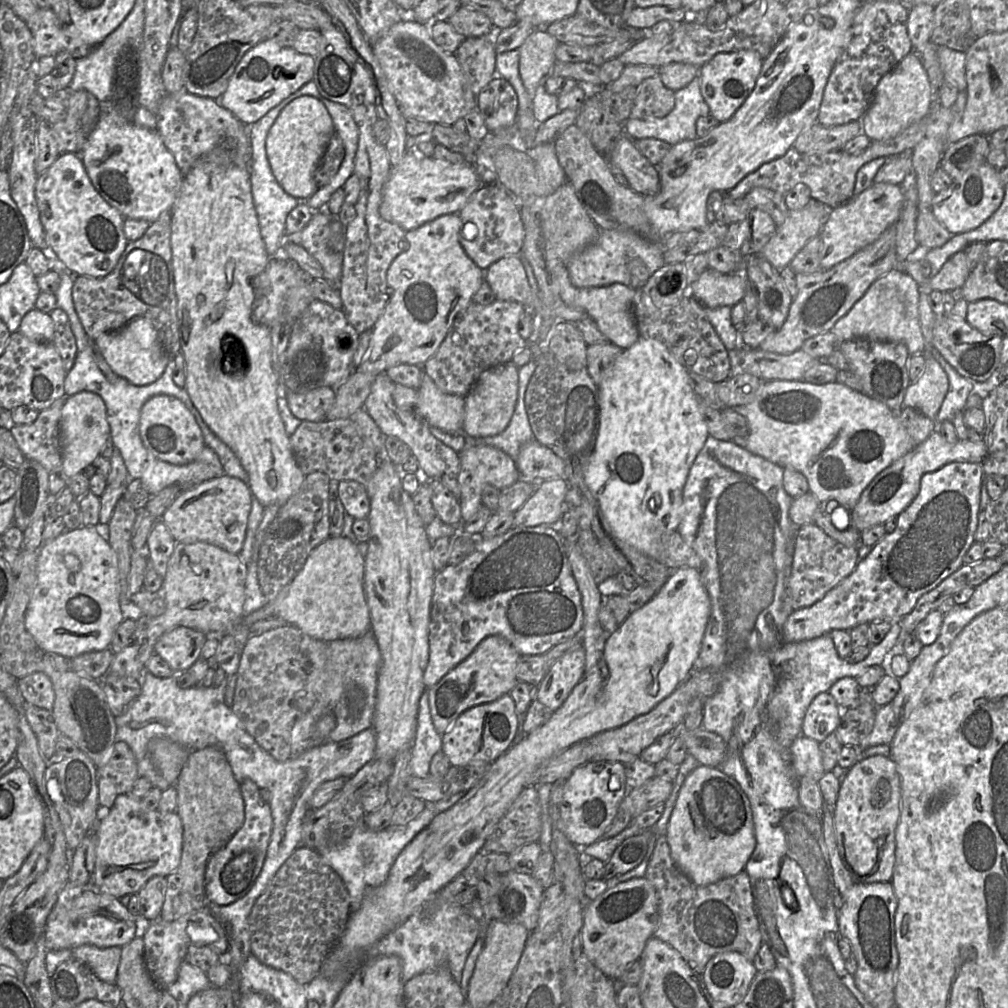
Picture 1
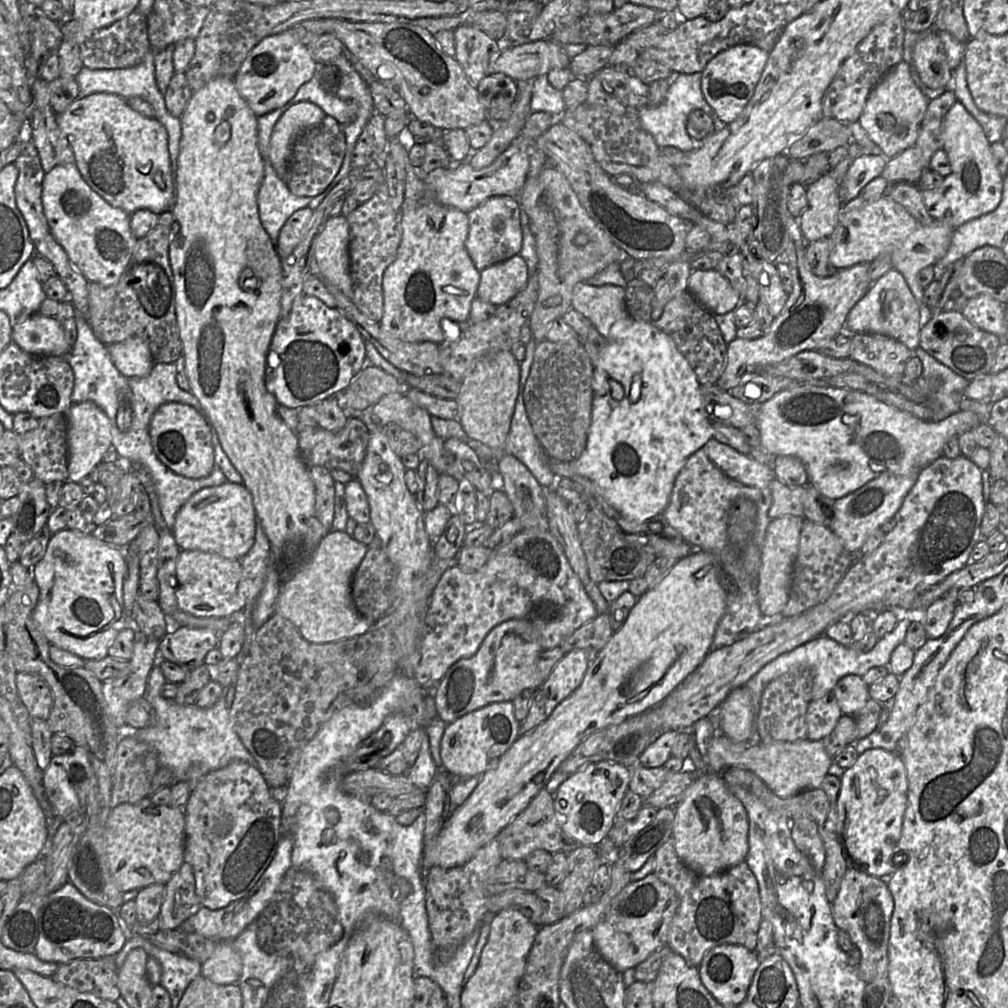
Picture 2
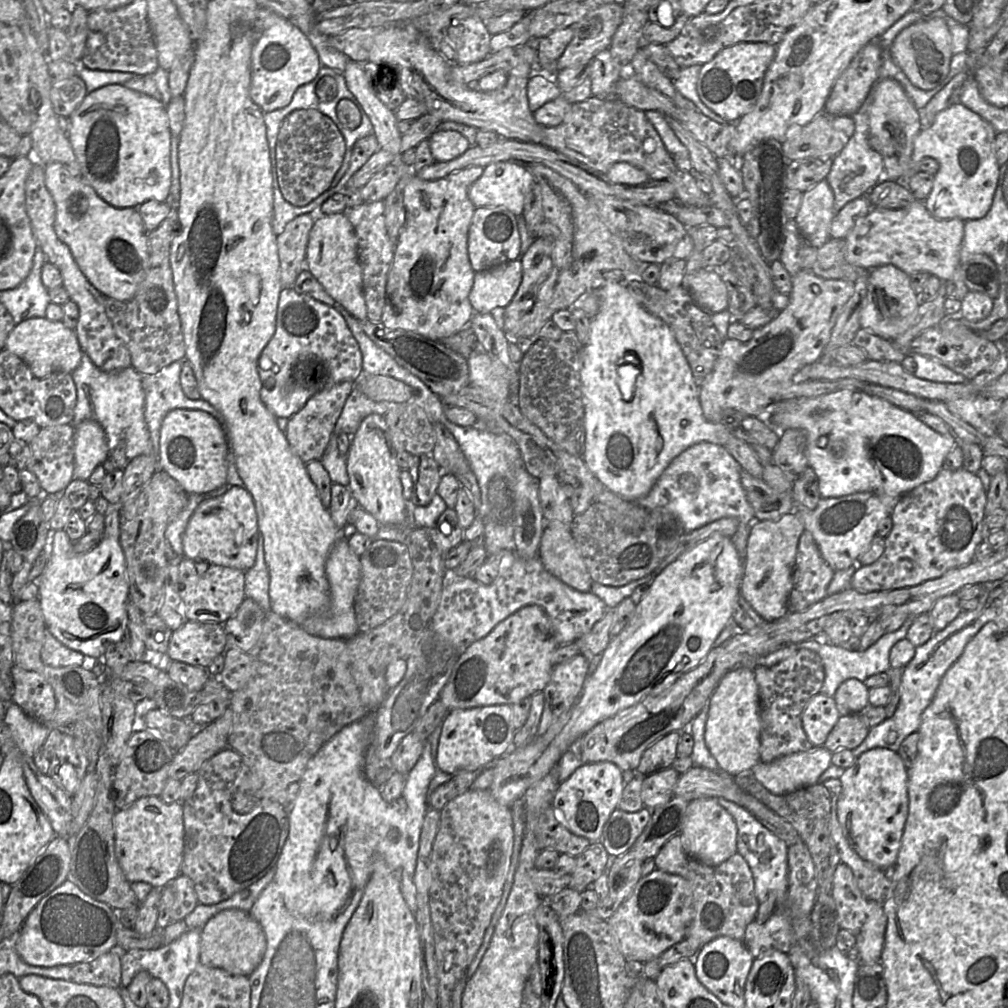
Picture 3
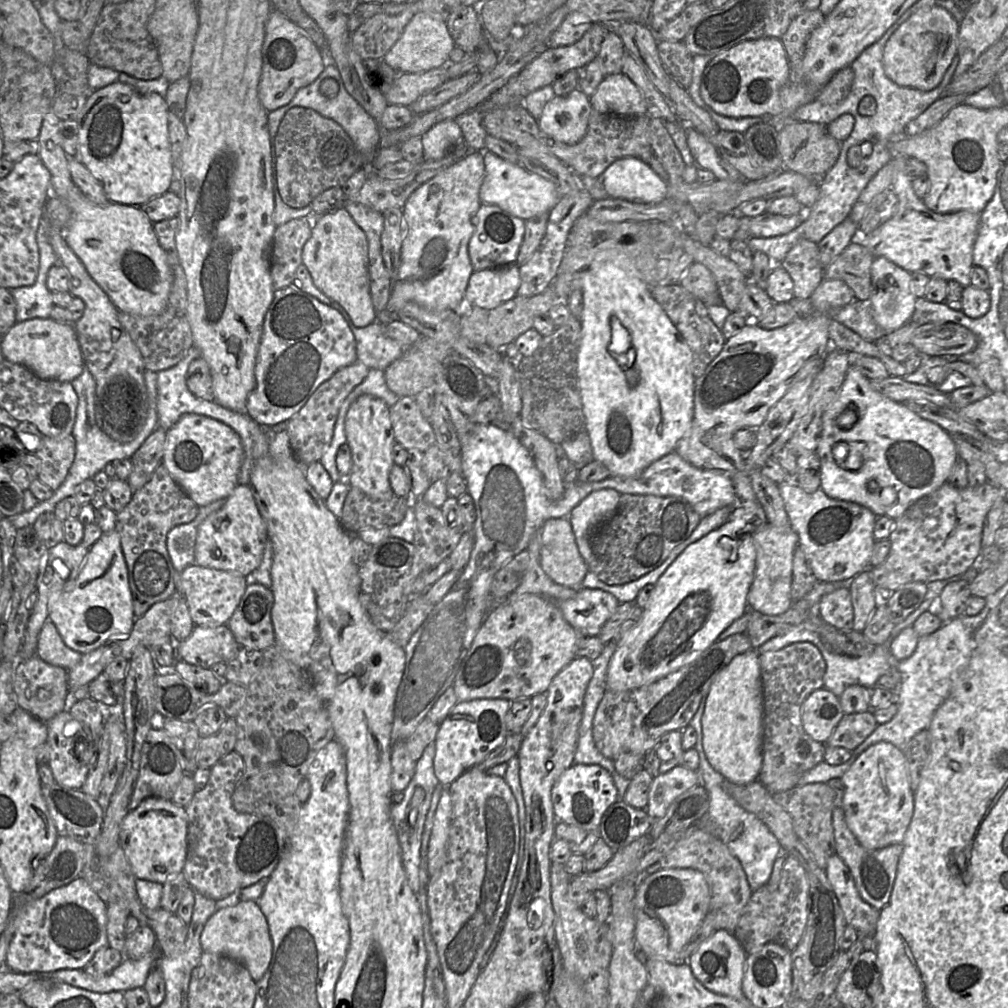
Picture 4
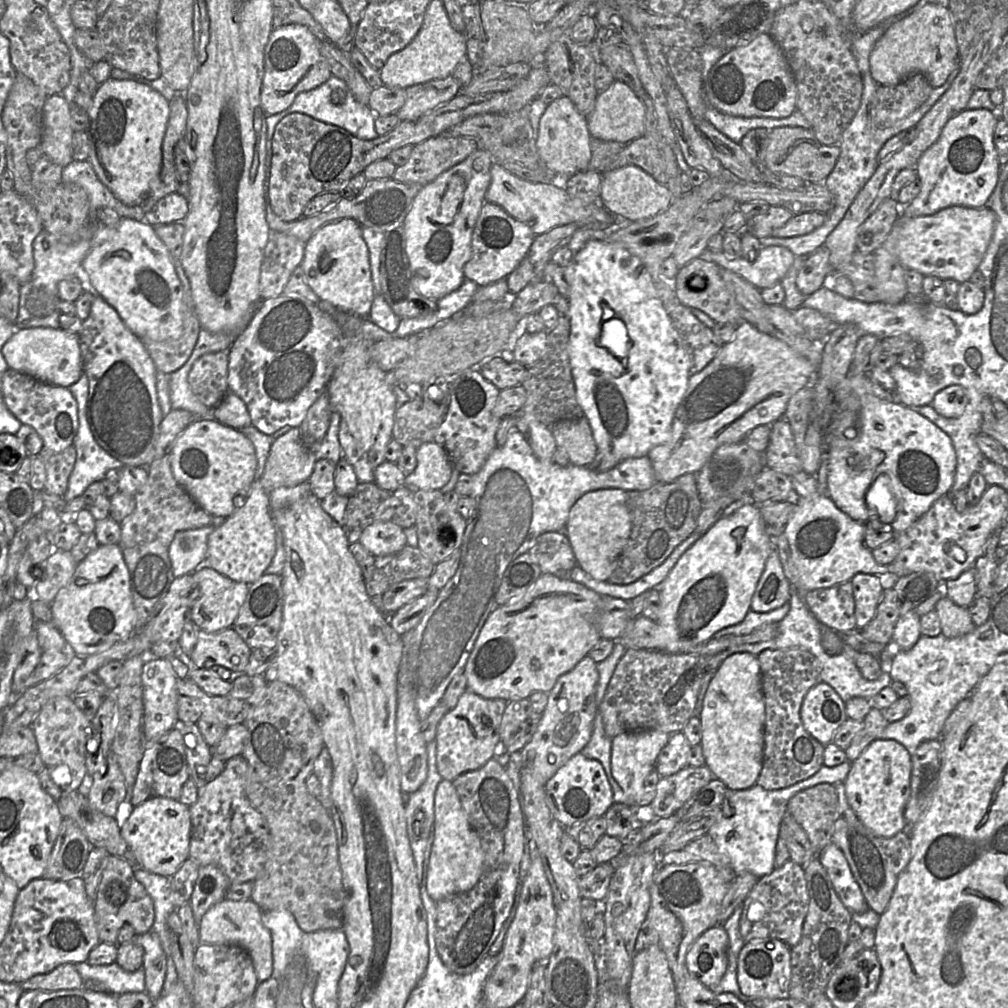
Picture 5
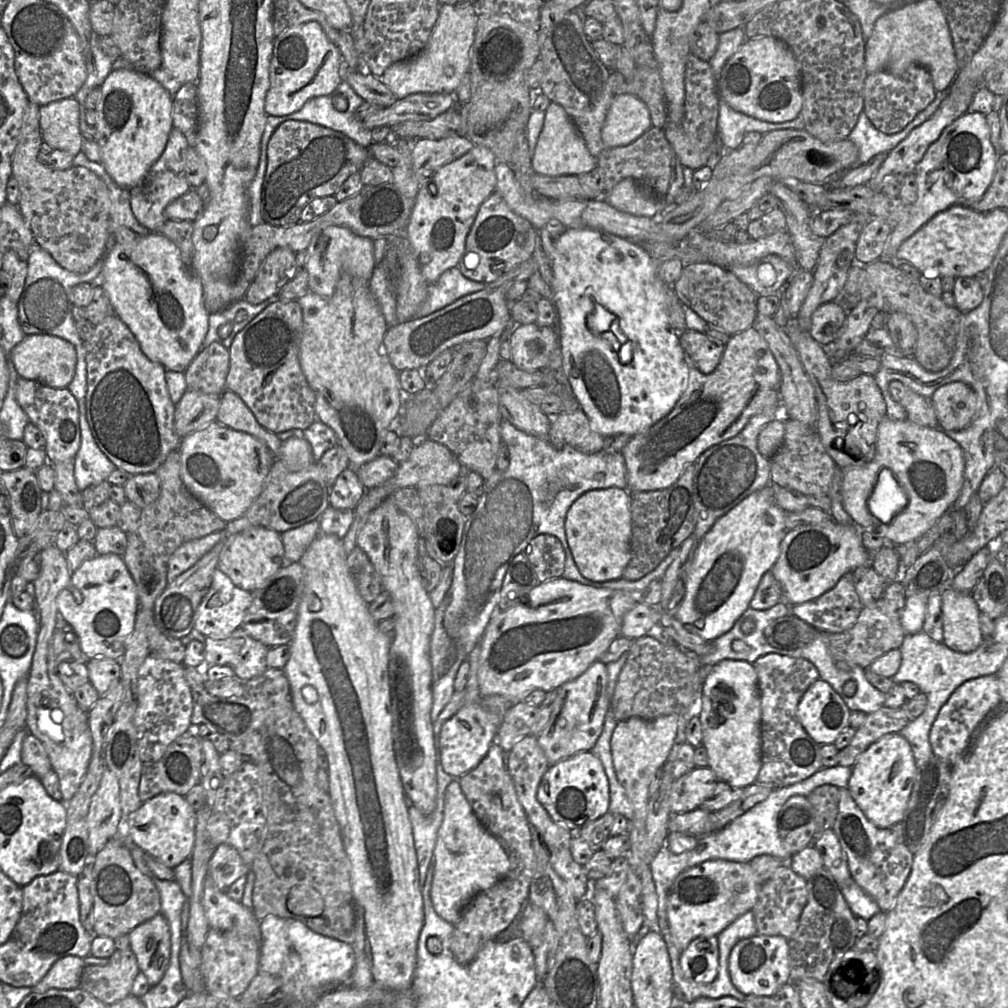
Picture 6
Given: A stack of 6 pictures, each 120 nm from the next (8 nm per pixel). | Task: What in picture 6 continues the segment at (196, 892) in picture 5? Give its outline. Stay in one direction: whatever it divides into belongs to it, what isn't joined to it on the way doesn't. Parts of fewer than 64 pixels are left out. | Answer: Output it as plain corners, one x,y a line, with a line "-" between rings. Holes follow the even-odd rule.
225,843
217,846
207,865
207,877
221,891
226,891
249,871
250,867
243,862
237,850

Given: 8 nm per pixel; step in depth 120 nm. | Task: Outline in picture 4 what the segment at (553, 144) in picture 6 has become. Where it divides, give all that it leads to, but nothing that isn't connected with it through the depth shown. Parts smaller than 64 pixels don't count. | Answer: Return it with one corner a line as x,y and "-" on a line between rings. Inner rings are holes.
576,88
547,102
538,125
546,136
573,145
585,135
591,109
589,97

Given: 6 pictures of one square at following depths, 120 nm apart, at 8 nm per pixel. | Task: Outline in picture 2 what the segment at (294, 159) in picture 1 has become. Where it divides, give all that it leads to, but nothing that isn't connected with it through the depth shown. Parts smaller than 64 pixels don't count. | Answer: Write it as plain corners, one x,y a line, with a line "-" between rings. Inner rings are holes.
309,101
289,107
274,125
270,138
270,161
280,178
286,181
292,155
292,147
303,132
321,123
325,112

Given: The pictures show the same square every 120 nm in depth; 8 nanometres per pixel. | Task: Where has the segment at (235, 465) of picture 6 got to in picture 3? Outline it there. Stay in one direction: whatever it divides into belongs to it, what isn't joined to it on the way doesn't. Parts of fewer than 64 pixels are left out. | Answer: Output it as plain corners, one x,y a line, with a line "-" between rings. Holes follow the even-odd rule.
176,408
163,418
160,428
159,467
187,494
201,494
227,483
229,445
222,421
201,410

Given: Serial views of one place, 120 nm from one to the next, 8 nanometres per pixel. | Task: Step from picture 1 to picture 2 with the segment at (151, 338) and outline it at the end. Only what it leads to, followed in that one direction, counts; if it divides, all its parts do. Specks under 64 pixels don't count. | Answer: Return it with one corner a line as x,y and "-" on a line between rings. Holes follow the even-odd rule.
140,337
106,346
113,364
127,378
145,377
154,366
148,344

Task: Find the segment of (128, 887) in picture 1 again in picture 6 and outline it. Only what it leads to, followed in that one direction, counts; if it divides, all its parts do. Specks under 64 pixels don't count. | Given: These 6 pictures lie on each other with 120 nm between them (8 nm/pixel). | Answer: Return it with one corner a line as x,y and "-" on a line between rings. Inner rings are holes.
163,792
150,798
128,815
128,836
145,853
174,869
190,858
195,842
196,811
184,796

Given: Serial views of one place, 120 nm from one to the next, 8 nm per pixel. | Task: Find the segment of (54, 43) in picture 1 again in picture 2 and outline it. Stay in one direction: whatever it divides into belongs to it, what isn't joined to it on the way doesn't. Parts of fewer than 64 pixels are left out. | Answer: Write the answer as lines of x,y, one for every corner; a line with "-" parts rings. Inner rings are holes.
137,9
113,24
96,30
85,30
75,19
60,23
64,39
73,39
79,46
83,66
89,69
122,69
138,65
151,50
147,17

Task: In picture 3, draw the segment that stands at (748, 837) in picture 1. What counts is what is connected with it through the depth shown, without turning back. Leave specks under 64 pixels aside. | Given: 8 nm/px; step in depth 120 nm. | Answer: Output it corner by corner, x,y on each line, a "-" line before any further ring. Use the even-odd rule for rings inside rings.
703,797
689,802
684,826
679,835
684,851
709,866
718,866
737,852
736,822
715,797

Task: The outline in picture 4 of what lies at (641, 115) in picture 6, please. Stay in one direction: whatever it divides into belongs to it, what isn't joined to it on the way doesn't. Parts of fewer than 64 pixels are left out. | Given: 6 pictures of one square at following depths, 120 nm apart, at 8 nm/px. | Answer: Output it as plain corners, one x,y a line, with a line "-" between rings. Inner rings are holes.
622,73
605,76
589,101
592,109
600,113
623,117
647,114
646,103
638,88

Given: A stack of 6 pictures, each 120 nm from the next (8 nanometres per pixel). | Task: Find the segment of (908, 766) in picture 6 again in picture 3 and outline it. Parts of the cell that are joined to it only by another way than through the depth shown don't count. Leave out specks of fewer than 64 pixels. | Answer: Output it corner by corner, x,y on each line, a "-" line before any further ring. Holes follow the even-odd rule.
875,747
870,750
865,751
859,757
855,759
855,762
852,766
845,769
843,775
840,777
840,781
842,783
842,791
838,799
837,804
837,814
838,819
841,824
843,833
847,838
851,847
855,850
855,852
865,861
871,863
875,867
886,870
888,868
895,867
896,860
898,857
898,853
900,850
902,836
905,828
905,823
908,817
909,811
909,798
908,798
908,768
904,765
904,762
900,755
888,748
883,747

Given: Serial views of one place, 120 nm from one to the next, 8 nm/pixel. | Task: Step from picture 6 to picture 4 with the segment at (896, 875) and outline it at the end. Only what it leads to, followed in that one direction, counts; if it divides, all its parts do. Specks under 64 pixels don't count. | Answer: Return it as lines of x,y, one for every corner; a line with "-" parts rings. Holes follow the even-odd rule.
833,778
827,782
834,792
833,829
836,854
849,867
862,899
872,907
881,910
890,901
897,867
903,851
903,844
891,844
881,849
869,850
864,848
849,829
843,805
844,784
840,778

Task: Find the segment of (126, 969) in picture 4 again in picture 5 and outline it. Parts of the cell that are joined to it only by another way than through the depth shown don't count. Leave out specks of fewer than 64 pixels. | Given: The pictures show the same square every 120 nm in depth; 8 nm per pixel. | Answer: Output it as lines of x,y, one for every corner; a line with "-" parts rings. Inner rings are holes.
81,962
75,964
81,979
86,982
94,980
103,985
105,993
119,996
130,992
145,992
144,970
133,972
123,970
118,964
91,965

